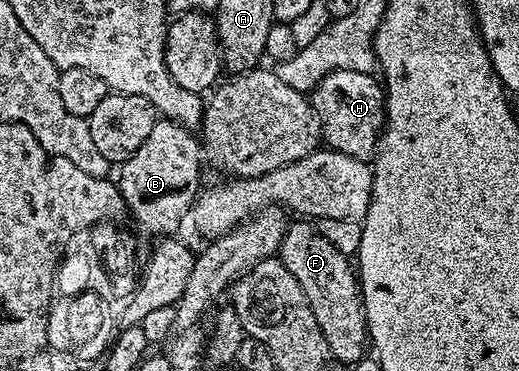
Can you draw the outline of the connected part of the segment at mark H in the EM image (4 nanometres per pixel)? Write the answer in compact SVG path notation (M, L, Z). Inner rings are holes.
M335 70L310 92L312 110L320 121L323 141L331 149L368 162L378 149L378 139L386 125L384 87L375 73Z

